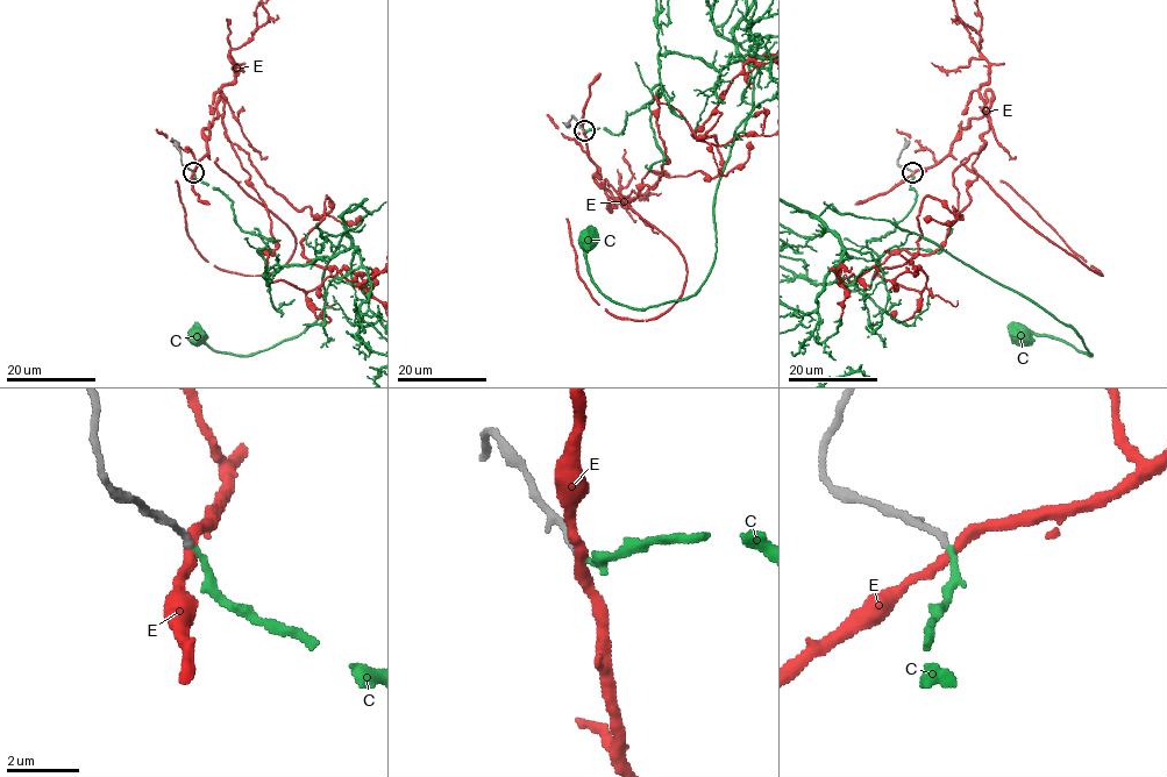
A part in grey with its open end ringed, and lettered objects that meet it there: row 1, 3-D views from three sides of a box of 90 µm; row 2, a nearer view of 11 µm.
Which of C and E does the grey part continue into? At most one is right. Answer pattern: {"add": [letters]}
{"add": ["C"]}

